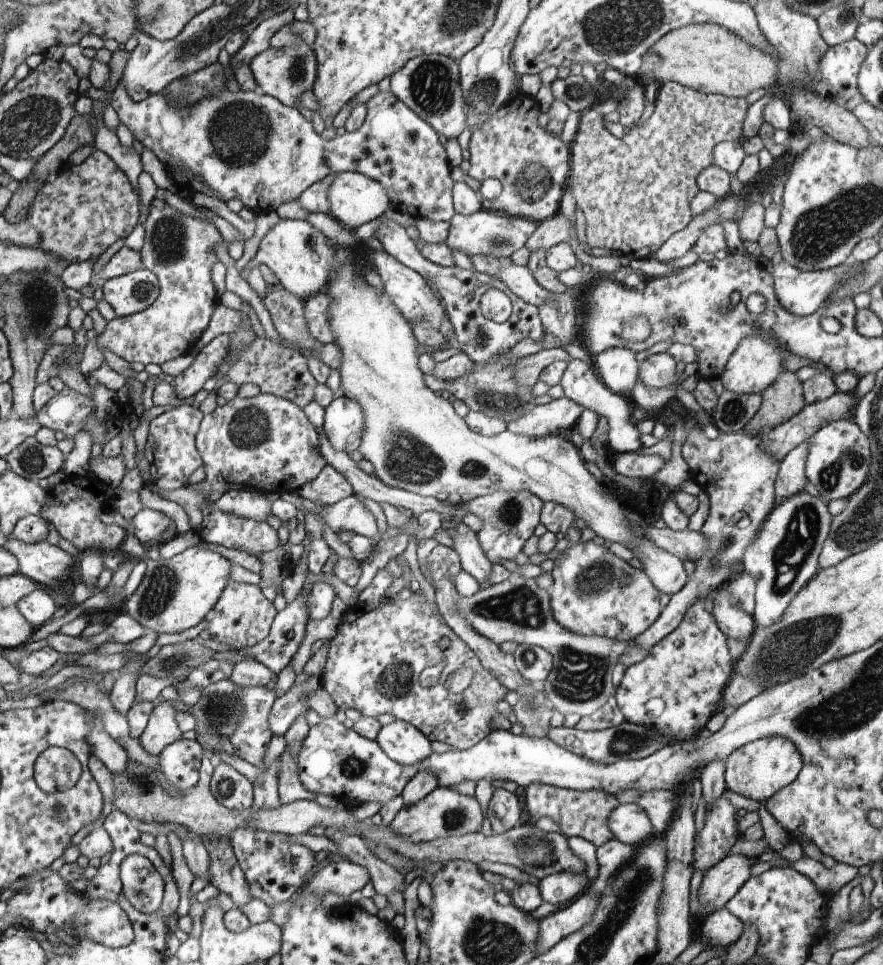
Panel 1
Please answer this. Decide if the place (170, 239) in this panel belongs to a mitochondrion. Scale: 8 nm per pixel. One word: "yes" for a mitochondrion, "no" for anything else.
yes

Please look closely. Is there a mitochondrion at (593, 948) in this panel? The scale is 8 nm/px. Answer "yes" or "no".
yes

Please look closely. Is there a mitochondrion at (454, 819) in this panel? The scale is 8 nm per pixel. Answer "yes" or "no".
yes

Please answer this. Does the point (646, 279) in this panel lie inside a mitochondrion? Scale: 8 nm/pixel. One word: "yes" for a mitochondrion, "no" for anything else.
no

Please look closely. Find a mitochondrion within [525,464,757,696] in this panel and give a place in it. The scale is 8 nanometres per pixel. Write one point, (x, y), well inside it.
(597, 576)

